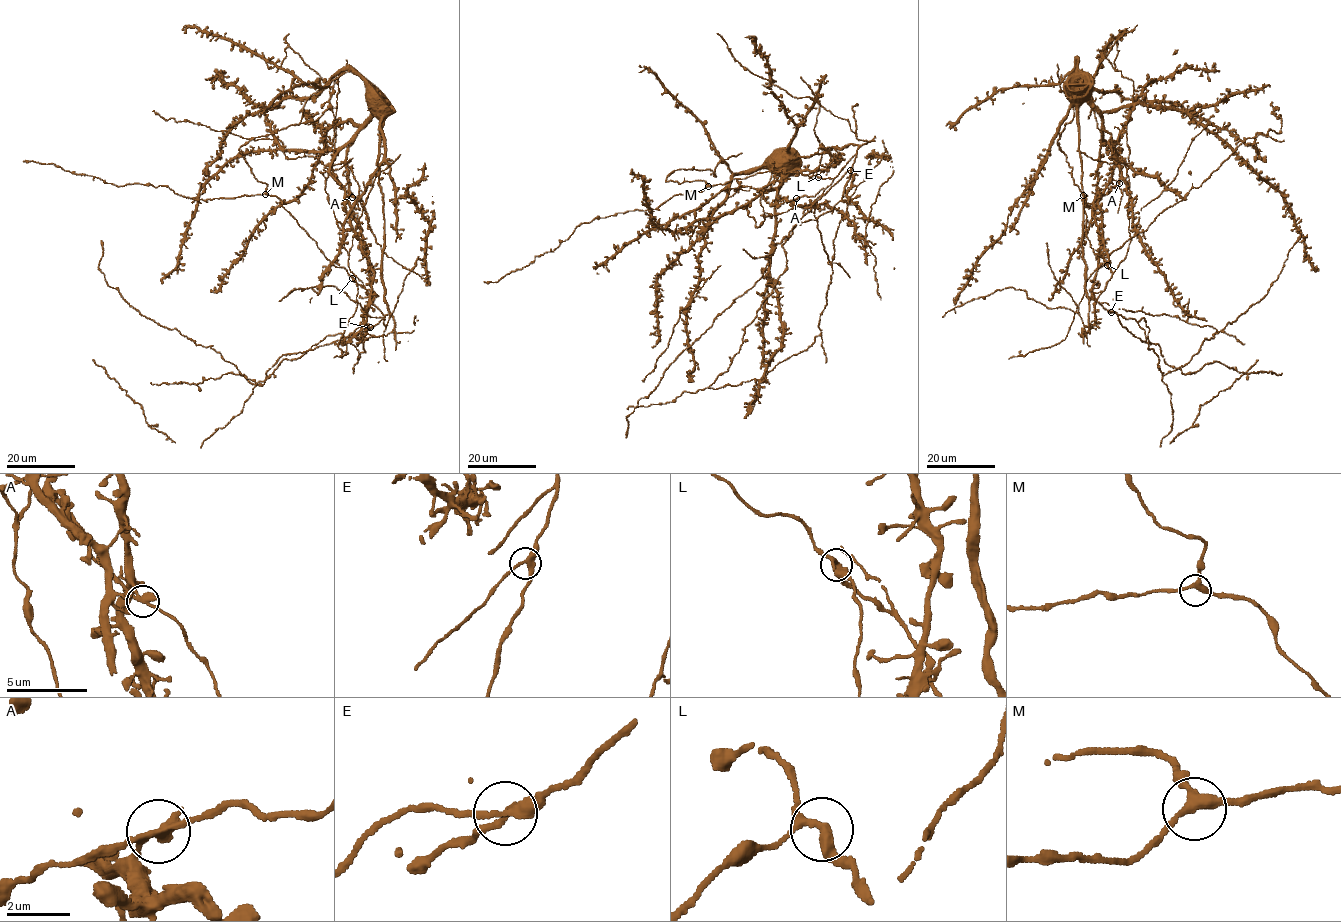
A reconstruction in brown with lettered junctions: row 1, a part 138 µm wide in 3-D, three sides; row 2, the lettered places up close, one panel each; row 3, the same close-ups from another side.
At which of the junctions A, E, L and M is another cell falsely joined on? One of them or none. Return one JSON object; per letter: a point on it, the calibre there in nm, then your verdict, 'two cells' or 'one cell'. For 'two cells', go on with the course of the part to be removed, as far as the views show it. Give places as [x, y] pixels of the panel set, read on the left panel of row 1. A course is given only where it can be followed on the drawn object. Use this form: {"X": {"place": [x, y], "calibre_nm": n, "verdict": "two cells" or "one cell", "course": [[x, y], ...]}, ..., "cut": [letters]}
{"A": {"place": [352, 197], "calibre_nm": 260, "verdict": "two cells", "course": [[352, 197], [341, 187], [331, 167], [334, 116], [330, 105], [330, 87], [289, 47], [276, 72]]}, "E": {"place": [370, 327], "calibre_nm": 320, "verdict": "one cell"}, "L": {"place": [352, 278], "calibre_nm": 280, "verdict": "one cell"}, "M": {"place": [265, 194], "calibre_nm": 280, "verdict": "one cell"}, "cut": ["A"]}

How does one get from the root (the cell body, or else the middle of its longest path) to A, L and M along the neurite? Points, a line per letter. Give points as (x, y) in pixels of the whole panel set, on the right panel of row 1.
A: (1080, 97), (1086, 89), (1102, 125), (1111, 135), (1115, 164), (1121, 173), (1119, 183)
L: (1080, 97), (1086, 89), (1101, 120), (1100, 160), (1123, 163), (1129, 178), (1129, 248), (1113, 272), (1107, 265)
M: (1080, 97), (1077, 61), (1059, 86), (1071, 102), (1073, 116), (1057, 141), (1072, 168), (1074, 184), (1083, 195)

